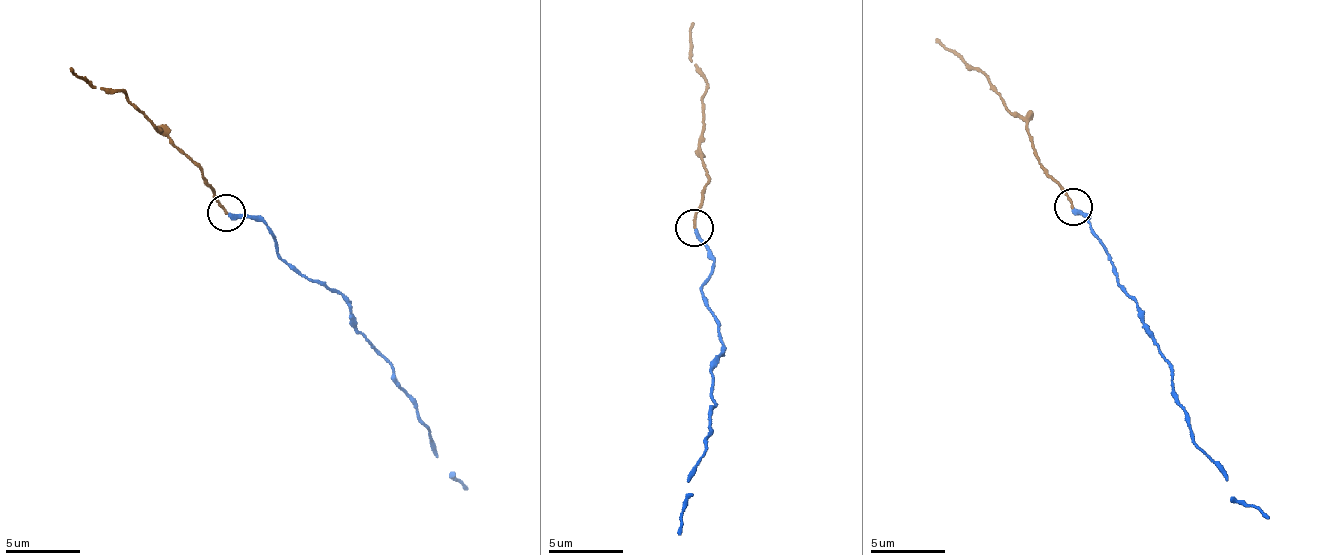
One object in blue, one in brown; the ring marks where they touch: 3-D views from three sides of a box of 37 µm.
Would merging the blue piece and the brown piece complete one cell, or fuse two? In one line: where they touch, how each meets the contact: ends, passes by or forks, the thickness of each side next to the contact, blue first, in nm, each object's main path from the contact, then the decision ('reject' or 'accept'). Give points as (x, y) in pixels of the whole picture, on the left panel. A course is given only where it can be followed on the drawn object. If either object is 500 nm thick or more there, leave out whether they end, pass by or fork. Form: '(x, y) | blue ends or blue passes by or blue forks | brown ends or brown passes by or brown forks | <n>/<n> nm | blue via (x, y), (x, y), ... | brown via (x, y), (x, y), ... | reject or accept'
(226, 212) | blue ends | brown ends | 240/160 nm | blue via (227, 211), (249, 214), (269, 229), (279, 257), (343, 296), (357, 332), (390, 365), (449, 472), (467, 488) | brown via (227, 211), (201, 166), (122, 92), (103, 92), (72, 69) | accept

